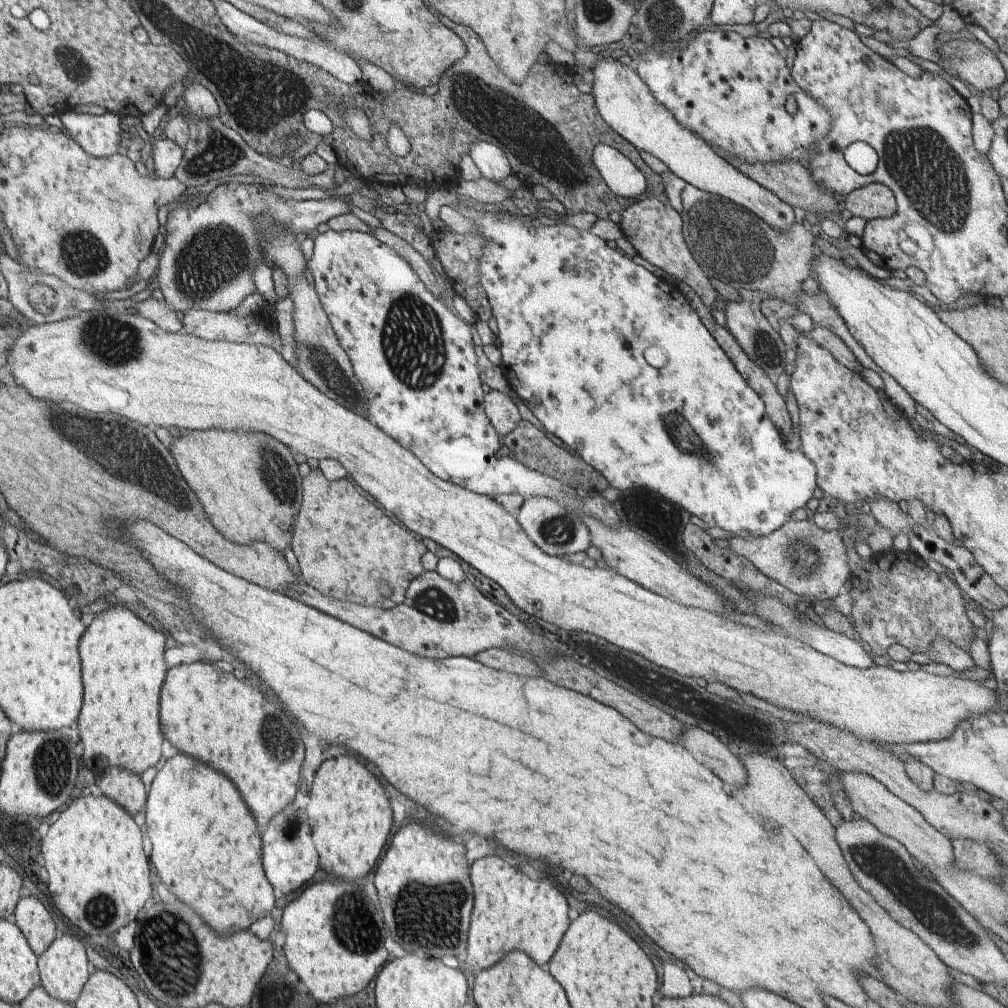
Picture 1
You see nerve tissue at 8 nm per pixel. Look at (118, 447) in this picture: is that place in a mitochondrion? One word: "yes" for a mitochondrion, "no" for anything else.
yes

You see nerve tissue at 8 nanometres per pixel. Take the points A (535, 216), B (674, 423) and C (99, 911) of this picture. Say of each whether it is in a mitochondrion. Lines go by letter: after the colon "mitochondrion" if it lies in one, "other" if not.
A: other
B: mitochondrion
C: mitochondrion

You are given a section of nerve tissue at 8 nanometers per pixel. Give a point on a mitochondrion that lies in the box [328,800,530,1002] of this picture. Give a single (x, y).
(439, 915)

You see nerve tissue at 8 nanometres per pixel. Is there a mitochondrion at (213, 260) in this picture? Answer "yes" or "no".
yes

